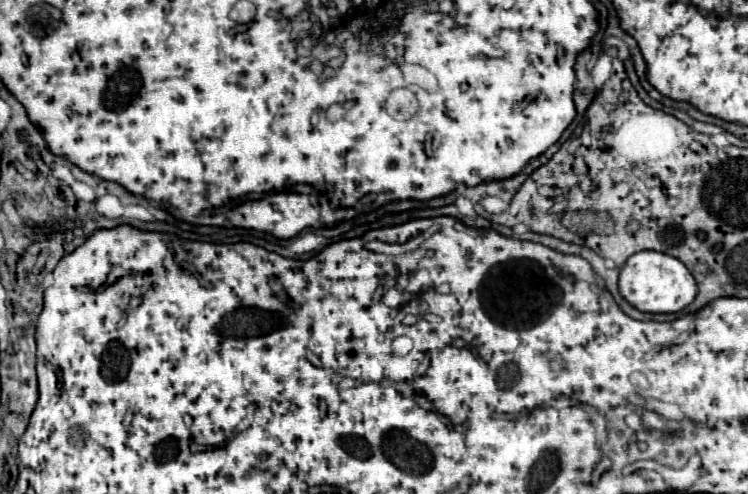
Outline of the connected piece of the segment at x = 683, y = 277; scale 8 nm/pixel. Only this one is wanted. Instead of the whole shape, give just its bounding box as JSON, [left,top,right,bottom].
[618,251,698,313]

